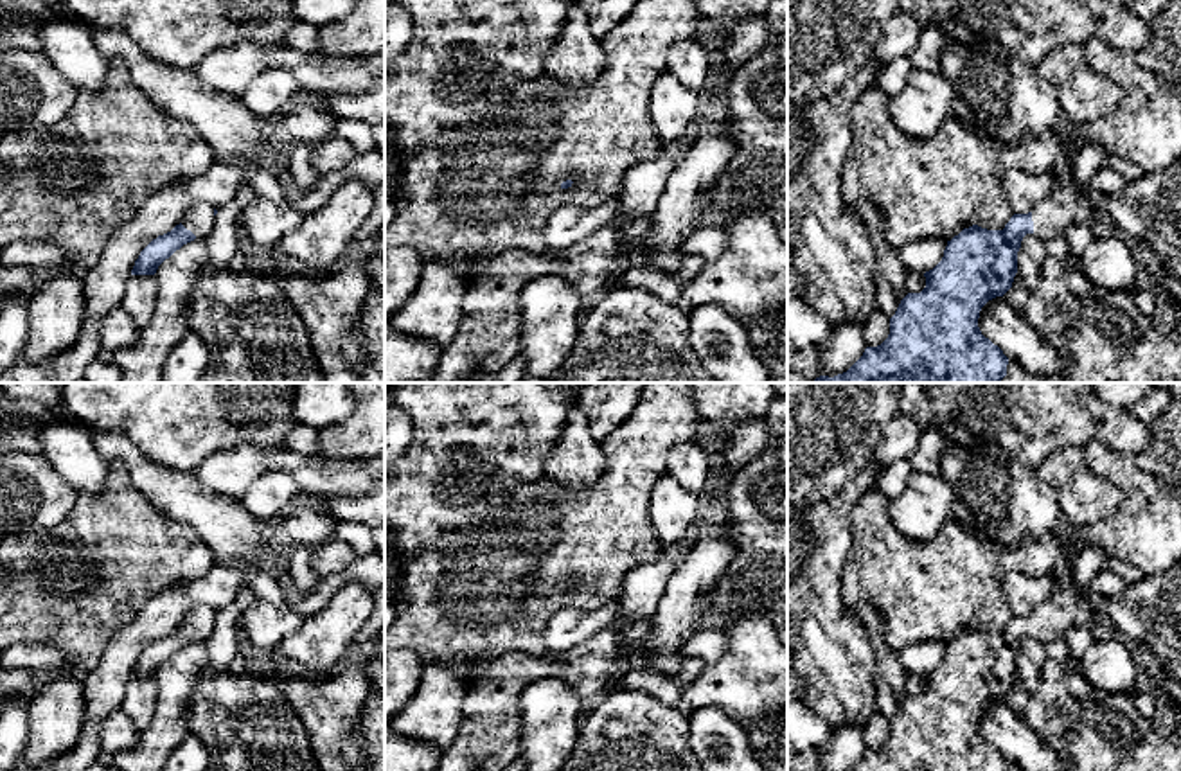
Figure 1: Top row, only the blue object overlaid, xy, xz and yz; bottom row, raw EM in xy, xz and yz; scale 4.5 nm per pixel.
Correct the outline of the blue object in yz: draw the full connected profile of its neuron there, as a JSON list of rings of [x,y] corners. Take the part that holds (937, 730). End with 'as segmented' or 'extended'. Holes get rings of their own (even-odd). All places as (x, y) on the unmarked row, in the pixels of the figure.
[[[1062,566],[1053,577],[1048,602],[1028,616],[1014,616],[1003,633],[978,627],[947,643],[942,663],[924,676],[926,690],[908,696],[890,721],[890,737],[877,749],[866,749],[850,771],[1007,771],[1008,760],[978,730],[981,710],[1003,699],[1017,676],[1017,654],[1026,636],[1046,643],[1062,638],[1071,627],[1086,627],[1100,611],[1098,602],[1075,586]]]; extended

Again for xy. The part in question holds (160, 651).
[[[198,606],[171,634],[153,642],[135,663],[131,678],[155,678],[158,669],[176,652],[194,642],[210,638],[218,613],[210,607]]]; extended

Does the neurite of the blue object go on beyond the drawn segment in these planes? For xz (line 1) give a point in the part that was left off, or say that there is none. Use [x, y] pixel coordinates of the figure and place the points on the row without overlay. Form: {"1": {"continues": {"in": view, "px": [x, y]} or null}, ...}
{"1": {"continues": null}}

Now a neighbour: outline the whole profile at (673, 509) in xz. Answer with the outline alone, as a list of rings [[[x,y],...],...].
[[[663,473],[651,494],[651,523],[662,546],[685,537],[697,521],[697,496],[688,492],[676,478]]]

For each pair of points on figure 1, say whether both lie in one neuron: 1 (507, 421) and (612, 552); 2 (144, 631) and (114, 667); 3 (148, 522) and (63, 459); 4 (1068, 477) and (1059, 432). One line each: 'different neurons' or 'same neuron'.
1: different neurons
2: same neuron
3: different neurons
4: different neurons

